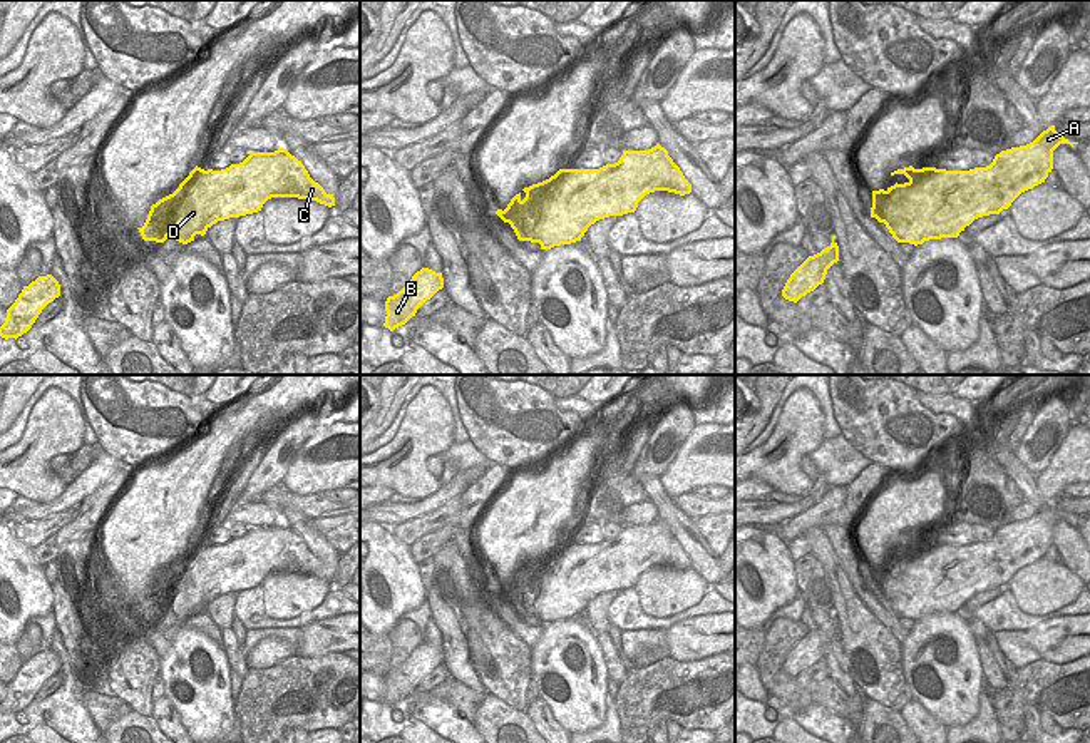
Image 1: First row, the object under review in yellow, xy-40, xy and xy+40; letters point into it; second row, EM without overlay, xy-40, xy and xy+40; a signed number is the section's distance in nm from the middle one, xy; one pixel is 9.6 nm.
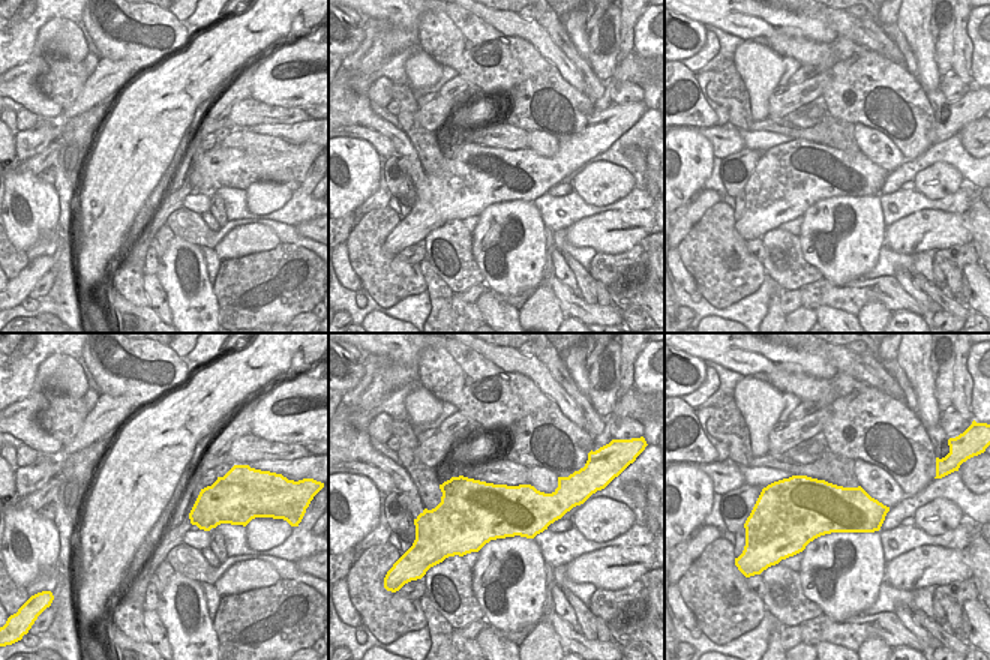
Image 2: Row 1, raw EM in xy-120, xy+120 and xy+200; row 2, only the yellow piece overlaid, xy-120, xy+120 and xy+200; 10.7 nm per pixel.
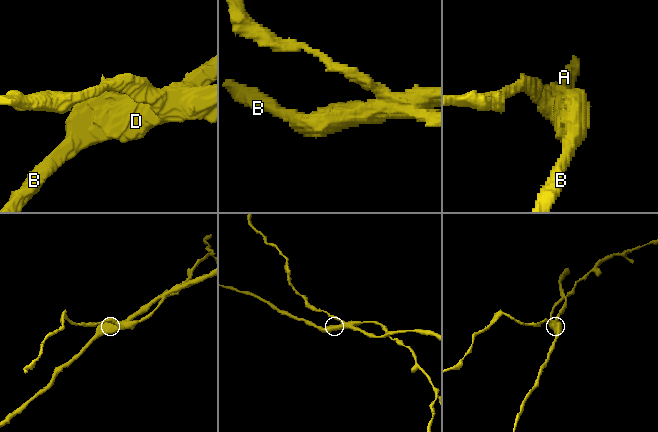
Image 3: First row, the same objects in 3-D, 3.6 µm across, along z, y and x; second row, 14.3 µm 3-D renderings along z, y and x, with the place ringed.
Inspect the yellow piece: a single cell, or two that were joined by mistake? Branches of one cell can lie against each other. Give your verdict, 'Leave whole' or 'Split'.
Split.

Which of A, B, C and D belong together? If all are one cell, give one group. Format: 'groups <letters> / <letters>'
groups A B D / C

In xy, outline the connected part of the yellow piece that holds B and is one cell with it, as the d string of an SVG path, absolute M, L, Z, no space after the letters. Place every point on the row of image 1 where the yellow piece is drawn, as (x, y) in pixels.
M422 268L397 295L387 298L383 326L393 331L405 325L415 316L417 310L442 288L442 273Z

